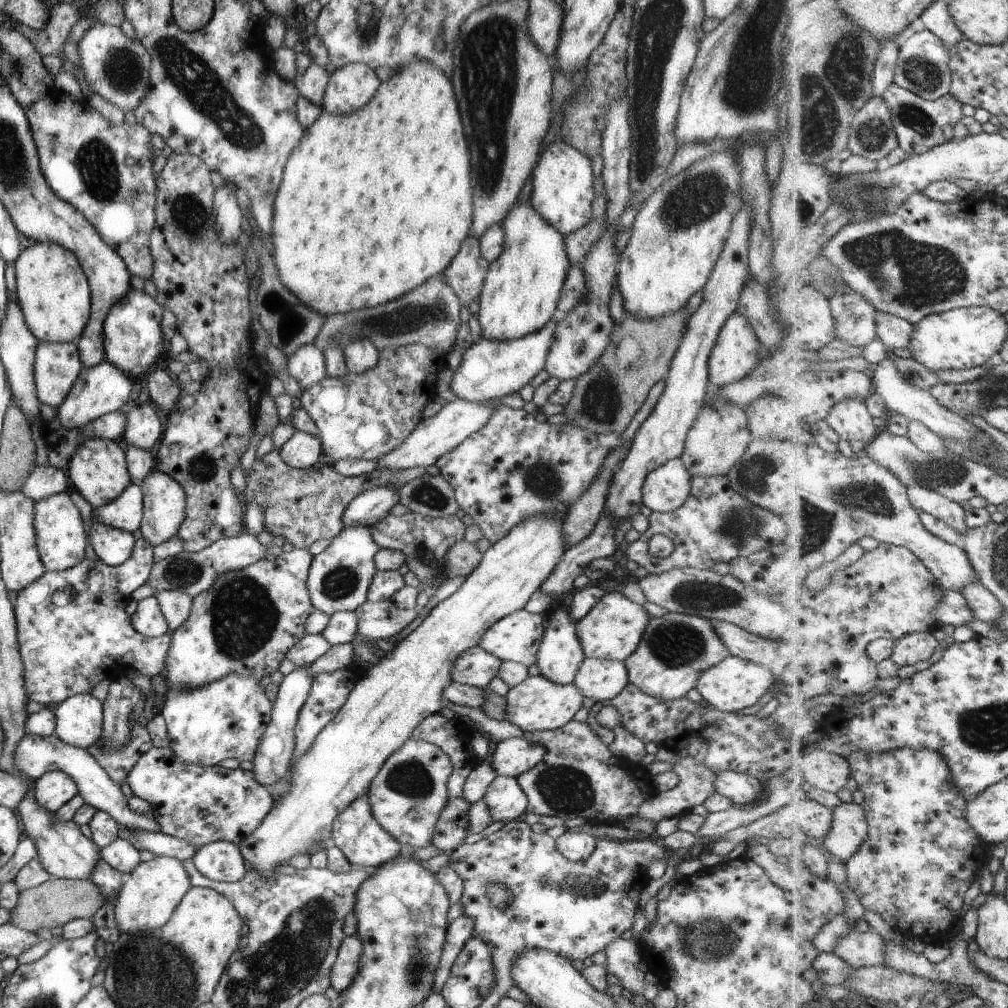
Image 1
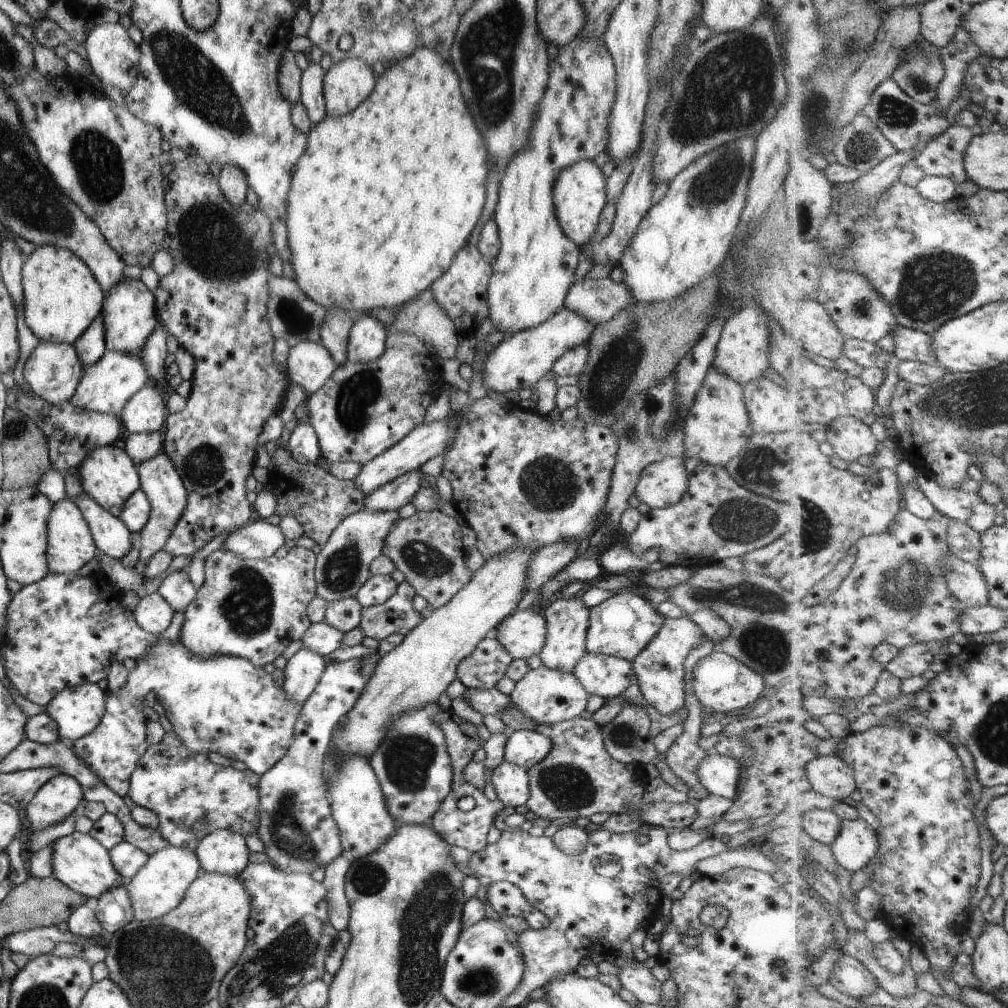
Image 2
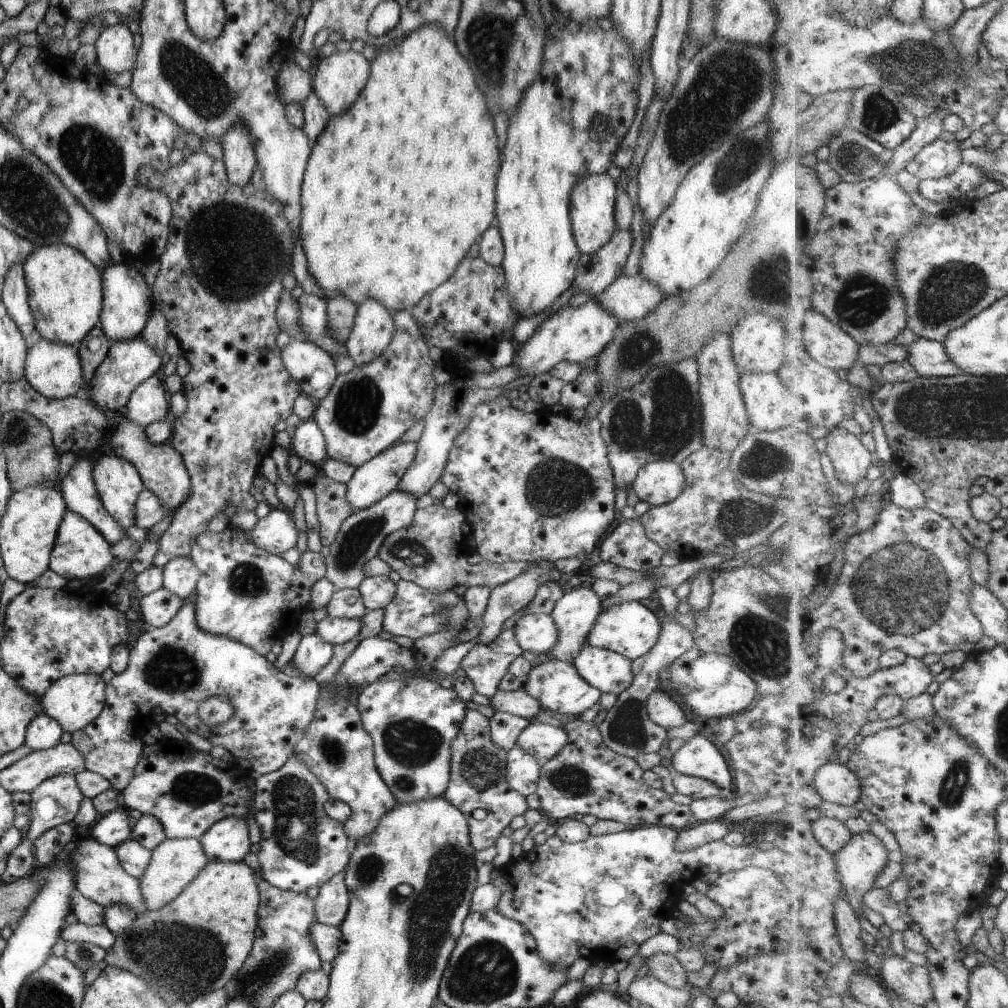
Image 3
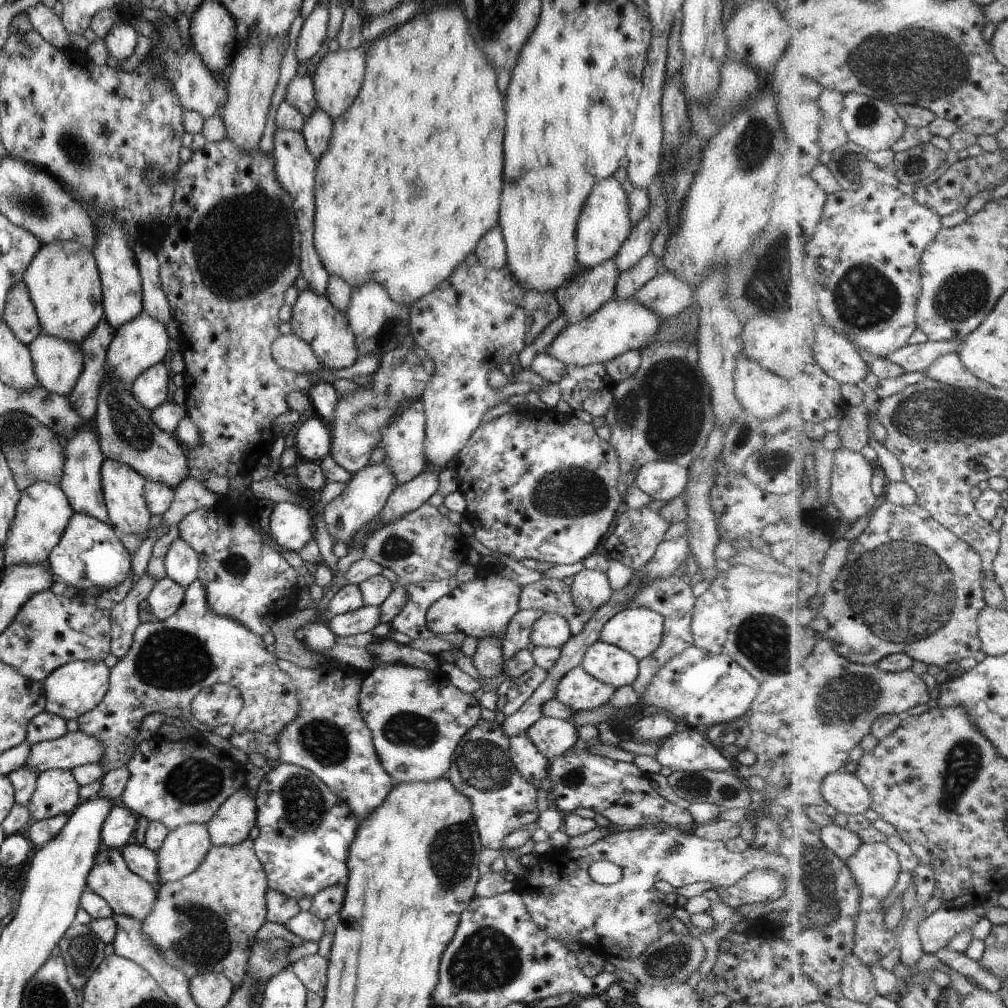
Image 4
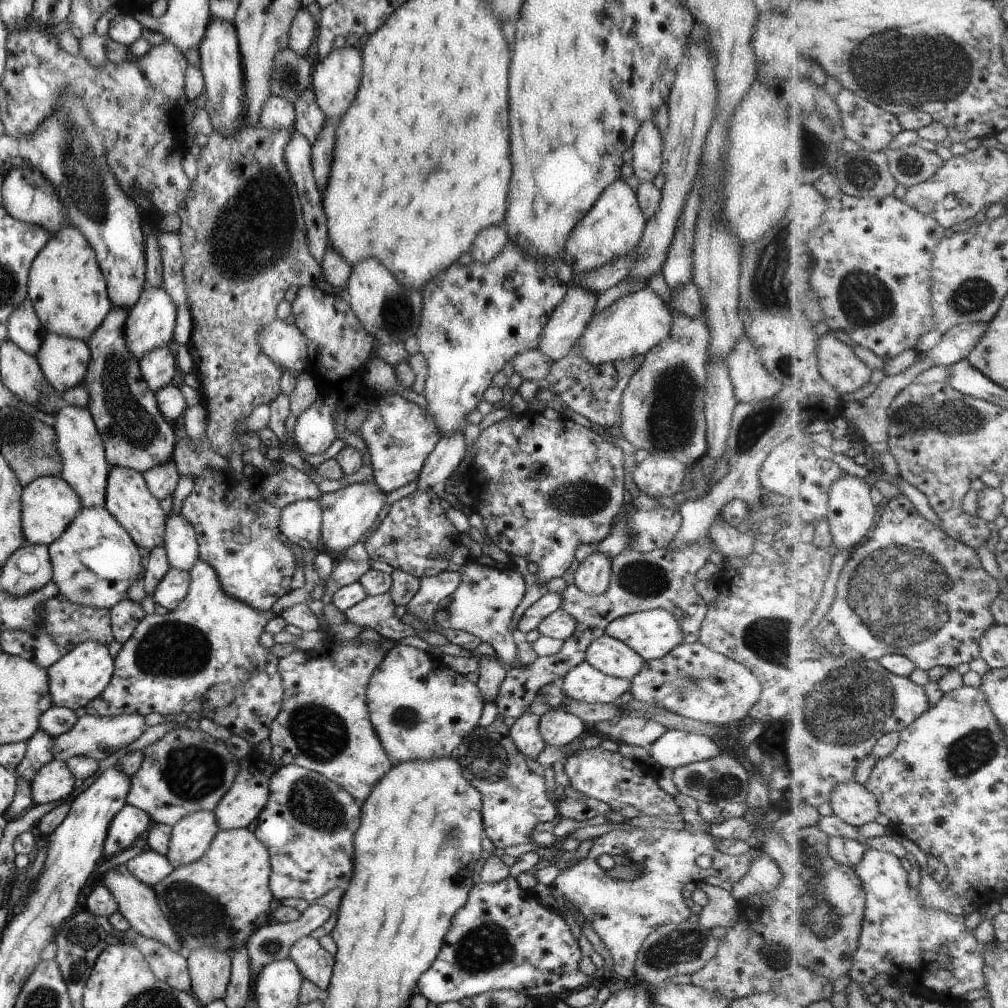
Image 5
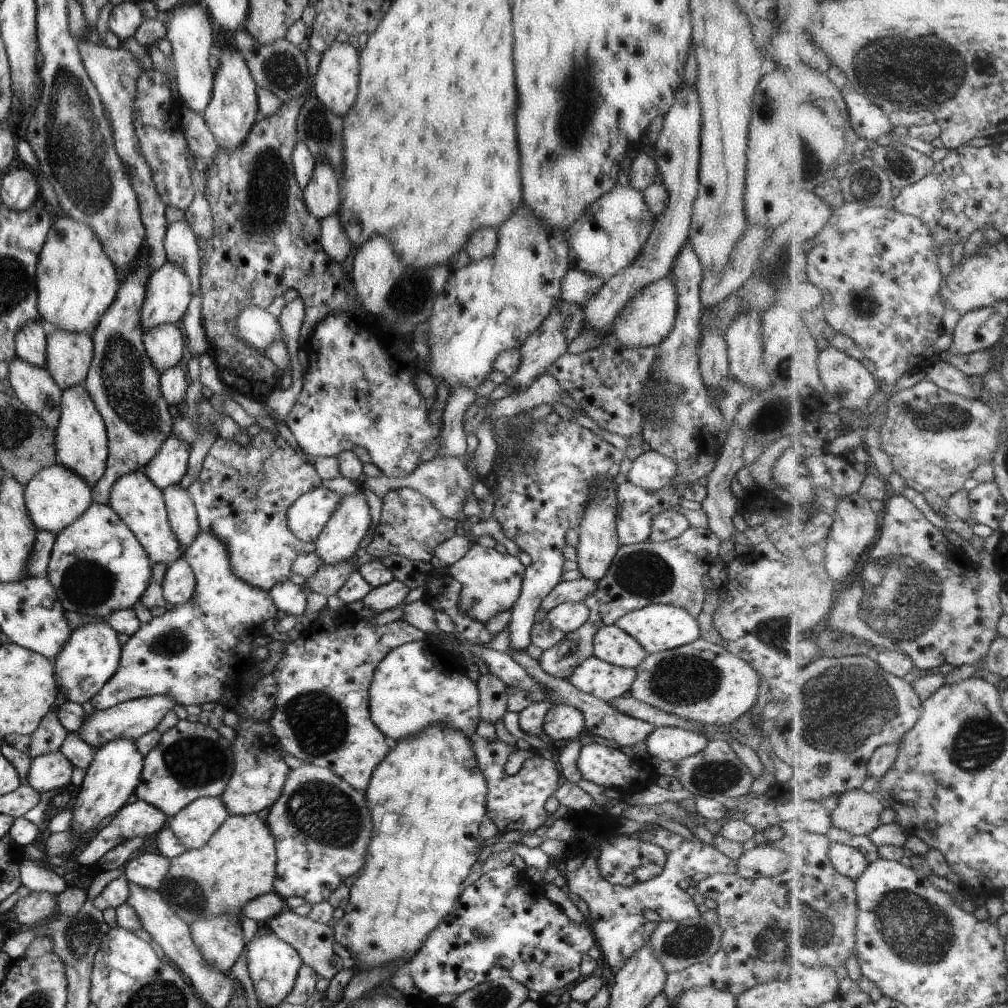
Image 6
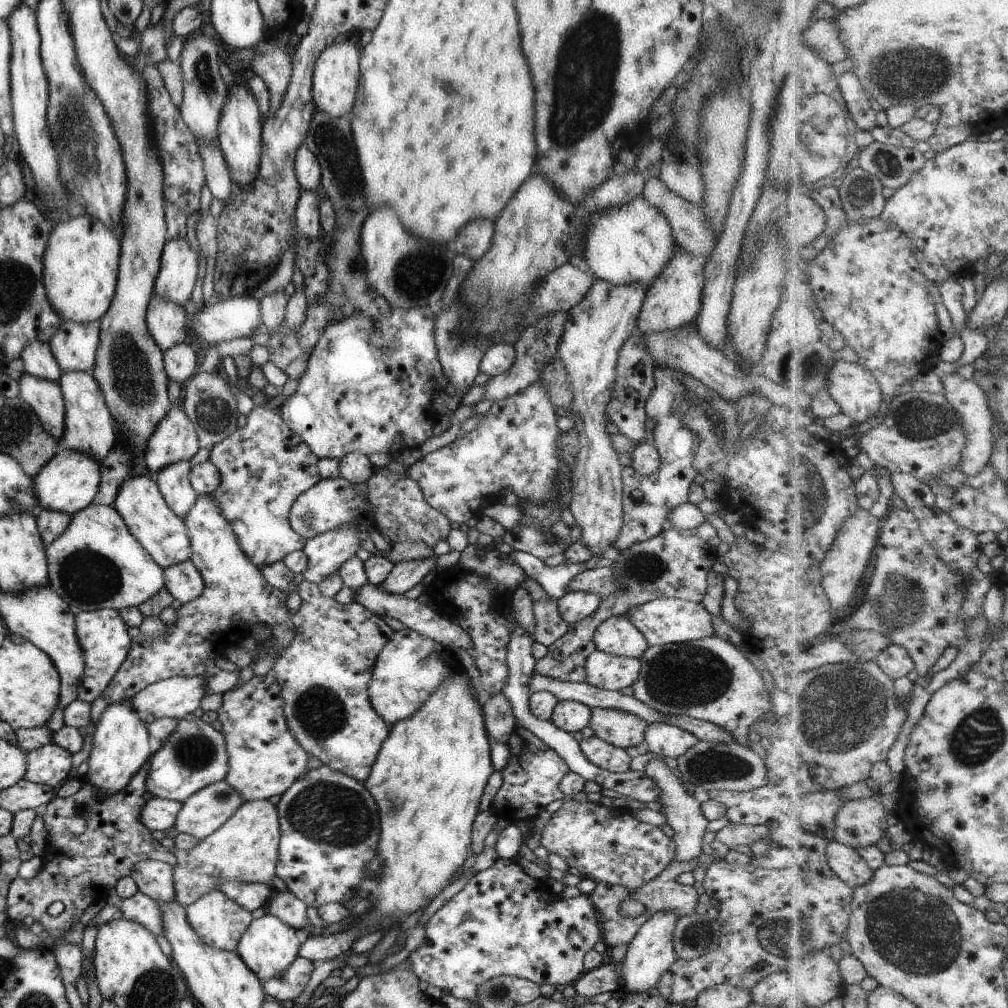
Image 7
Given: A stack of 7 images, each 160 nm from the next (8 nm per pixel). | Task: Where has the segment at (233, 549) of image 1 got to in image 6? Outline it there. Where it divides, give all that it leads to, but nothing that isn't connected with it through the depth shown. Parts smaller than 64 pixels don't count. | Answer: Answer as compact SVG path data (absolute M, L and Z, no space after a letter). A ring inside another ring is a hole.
M321 486L302 494L286 512L287 528L297 540L314 544L341 496Z

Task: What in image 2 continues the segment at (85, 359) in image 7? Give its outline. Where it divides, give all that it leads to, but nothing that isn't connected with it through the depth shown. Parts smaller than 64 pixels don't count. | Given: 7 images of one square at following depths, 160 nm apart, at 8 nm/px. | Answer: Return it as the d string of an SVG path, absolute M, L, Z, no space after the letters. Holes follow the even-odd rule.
M38 341L24 362L22 375L33 394L54 405L69 401L73 396L82 375L82 365L72 344Z

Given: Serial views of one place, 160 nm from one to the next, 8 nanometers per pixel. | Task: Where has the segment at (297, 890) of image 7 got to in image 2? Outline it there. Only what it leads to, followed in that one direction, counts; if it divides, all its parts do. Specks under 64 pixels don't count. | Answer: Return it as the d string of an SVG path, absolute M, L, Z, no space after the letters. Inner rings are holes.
M375 650L370 658L331 661L325 665L317 684L311 694L302 702L301 710L293 725L293 736L287 745L285 754L260 775L258 786L258 805L256 834L263 843L266 855L271 859L270 865L283 873L305 873L310 875L317 867L328 865L343 850L341 848L339 829L331 816L327 786L322 781L322 760L330 741L330 734L338 721L351 708L361 692L362 686L372 675L375 663L382 652Z

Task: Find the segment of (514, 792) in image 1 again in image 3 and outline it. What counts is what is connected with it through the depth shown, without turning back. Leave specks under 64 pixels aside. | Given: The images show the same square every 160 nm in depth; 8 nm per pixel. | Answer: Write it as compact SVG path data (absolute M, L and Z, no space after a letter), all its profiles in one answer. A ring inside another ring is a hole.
M513 745L506 752L505 780L511 790L522 797L536 789L540 763L522 748Z

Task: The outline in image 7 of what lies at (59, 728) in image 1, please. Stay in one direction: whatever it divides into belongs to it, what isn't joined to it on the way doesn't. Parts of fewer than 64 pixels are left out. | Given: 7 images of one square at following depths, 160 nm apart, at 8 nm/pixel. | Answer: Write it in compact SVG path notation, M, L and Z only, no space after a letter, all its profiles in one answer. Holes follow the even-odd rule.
M113 609L80 612L74 616L74 631L83 651L83 672L76 690L77 699L91 703L100 696L101 691L117 672L130 647L127 627L119 613Z

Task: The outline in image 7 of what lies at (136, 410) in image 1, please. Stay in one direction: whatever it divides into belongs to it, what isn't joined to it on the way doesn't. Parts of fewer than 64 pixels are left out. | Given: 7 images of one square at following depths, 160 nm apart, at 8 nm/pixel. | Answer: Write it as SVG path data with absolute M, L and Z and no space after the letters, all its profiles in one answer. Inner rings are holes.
M155 295L150 298L145 322L153 342L161 352L183 343L188 310L189 307L180 307Z

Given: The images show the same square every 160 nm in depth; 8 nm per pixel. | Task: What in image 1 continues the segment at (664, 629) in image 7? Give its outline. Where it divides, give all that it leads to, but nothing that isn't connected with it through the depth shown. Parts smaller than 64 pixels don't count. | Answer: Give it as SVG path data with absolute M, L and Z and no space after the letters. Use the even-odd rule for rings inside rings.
M613 590L605 593L591 610L576 622L575 630L582 653L590 659L622 661L635 650L649 617L641 605L629 601L621 592Z

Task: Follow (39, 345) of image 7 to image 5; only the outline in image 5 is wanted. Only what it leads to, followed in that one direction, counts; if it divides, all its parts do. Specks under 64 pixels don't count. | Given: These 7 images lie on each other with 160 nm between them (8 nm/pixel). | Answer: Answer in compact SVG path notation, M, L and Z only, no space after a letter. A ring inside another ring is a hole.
M21 301L7 317L6 338L13 341L23 352L36 356L46 330L41 326L31 301Z

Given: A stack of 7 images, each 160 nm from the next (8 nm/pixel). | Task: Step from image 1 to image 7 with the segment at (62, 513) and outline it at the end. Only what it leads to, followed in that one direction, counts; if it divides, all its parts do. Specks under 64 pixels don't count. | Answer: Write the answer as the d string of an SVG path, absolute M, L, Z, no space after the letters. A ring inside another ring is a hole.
M91 502L72 514L65 530L44 548L47 561L48 585L68 606L73 616L80 612L99 609L136 607L164 586L163 569L143 550L143 547L128 531L124 520L111 505L96 505Z

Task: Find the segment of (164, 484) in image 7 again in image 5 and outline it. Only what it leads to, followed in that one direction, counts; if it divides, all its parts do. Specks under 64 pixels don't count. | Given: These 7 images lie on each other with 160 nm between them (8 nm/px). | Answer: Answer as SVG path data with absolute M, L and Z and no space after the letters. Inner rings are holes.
M180 514L167 516L163 545L168 563L180 571L189 572L198 559L195 531Z

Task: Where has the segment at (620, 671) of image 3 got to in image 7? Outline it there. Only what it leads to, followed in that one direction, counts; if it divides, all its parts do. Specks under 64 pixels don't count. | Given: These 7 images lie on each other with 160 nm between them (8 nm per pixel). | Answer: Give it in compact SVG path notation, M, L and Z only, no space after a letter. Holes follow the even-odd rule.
M625 615L606 618L595 628L592 641L598 651L638 659L648 647L644 636Z

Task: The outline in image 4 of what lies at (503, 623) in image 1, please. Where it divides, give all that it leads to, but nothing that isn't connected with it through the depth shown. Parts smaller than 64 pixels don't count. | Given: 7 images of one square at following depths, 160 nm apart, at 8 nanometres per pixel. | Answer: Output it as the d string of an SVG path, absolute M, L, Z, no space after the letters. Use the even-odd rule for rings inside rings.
M543 613L530 624L530 642L534 647L557 648L571 635L565 618L555 613Z

